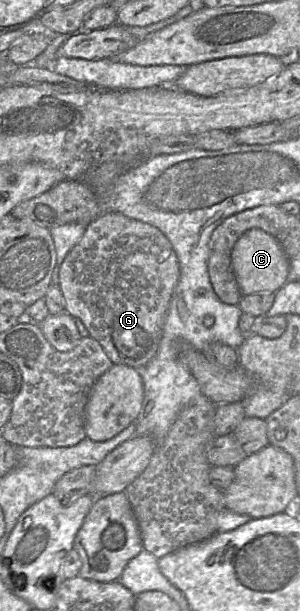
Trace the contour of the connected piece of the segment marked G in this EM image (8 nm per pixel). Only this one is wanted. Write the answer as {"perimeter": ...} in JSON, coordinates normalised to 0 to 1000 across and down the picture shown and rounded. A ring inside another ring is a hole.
{"perimeter":[[[370,345],[313,358],[263,398],[220,417],[197,442],[197,470],[217,509],[273,525],[300,552],[333,561],[373,594],[457,604],[490,596],[530,571],[570,488],[597,455],[593,421],[537,376]]]}

